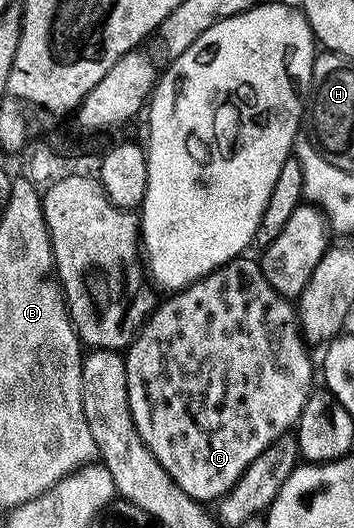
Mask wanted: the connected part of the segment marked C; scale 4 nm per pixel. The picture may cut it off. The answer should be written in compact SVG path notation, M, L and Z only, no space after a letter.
M247 254L237 256L200 280L193 281L187 288L168 295L168 300L164 304L162 301L148 316L134 342L125 350L125 382L129 386L129 414L133 414L133 426L137 426L137 434L141 434L141 442L145 442L153 458L165 466L164 475L173 478L189 498L200 502L215 502L226 495L263 450L298 425L301 410L305 410L305 402L313 391L311 383L317 380L317 368L311 365L311 356L307 353L309 345L303 338L303 329L299 327L296 305L269 284L262 273L260 261L249 257Z

